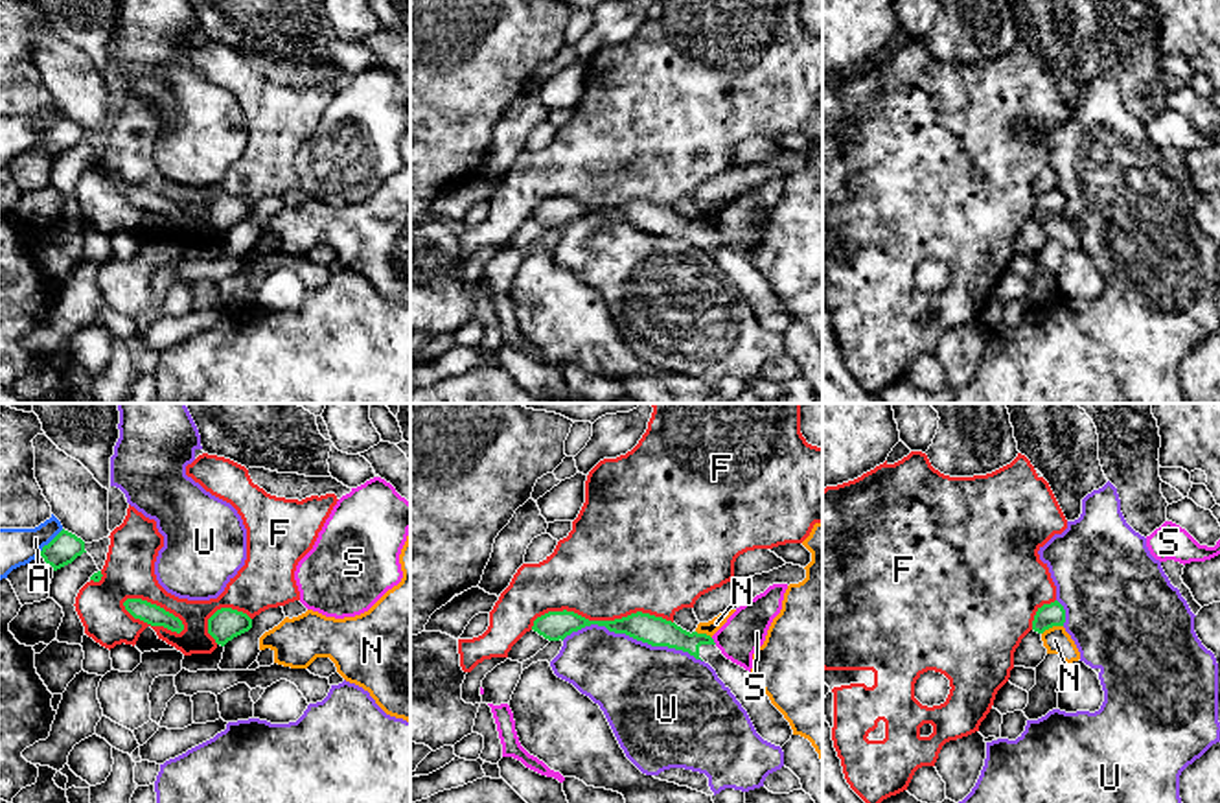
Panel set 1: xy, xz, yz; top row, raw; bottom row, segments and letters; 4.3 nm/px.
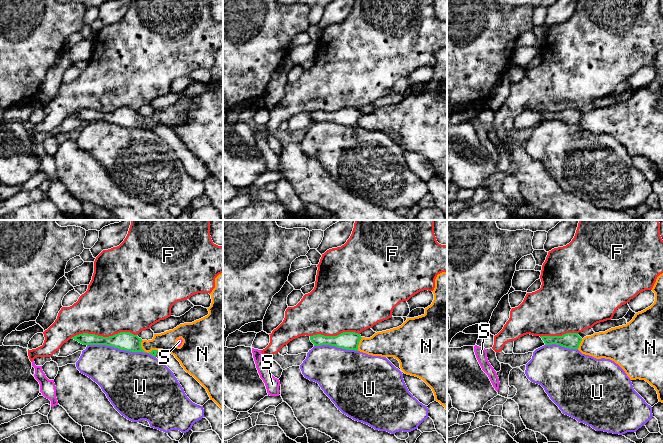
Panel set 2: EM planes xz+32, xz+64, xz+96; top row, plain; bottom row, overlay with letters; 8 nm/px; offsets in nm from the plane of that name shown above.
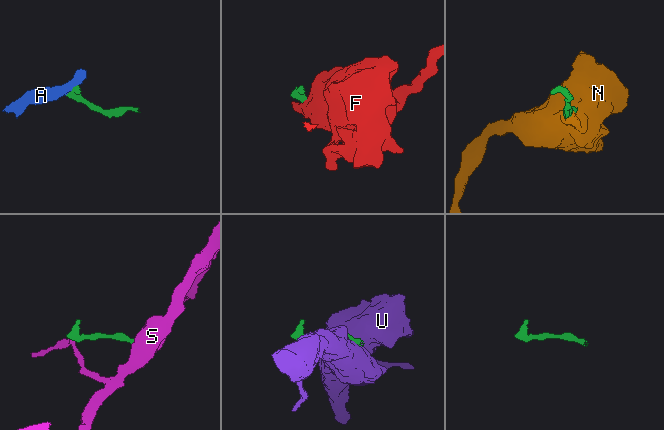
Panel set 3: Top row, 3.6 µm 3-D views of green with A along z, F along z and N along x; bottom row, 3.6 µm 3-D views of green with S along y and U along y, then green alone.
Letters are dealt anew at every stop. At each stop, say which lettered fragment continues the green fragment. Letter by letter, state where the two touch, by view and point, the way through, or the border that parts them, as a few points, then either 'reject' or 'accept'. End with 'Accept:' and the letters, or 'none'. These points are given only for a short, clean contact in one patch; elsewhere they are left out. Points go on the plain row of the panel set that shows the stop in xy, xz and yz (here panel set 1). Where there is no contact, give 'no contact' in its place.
A: contact xy (52, 128); border xy (63, 116), (39, 140); reject
F: contact xz (598, 209); reject
N: contact yz (1051, 214); border yz (1062, 212), (1053, 212), (1042, 221); reject
S: contact xz (713, 229); border xz (711, 225), (716, 231); reject
U: contact xz (632, 223); reject
Accept: none

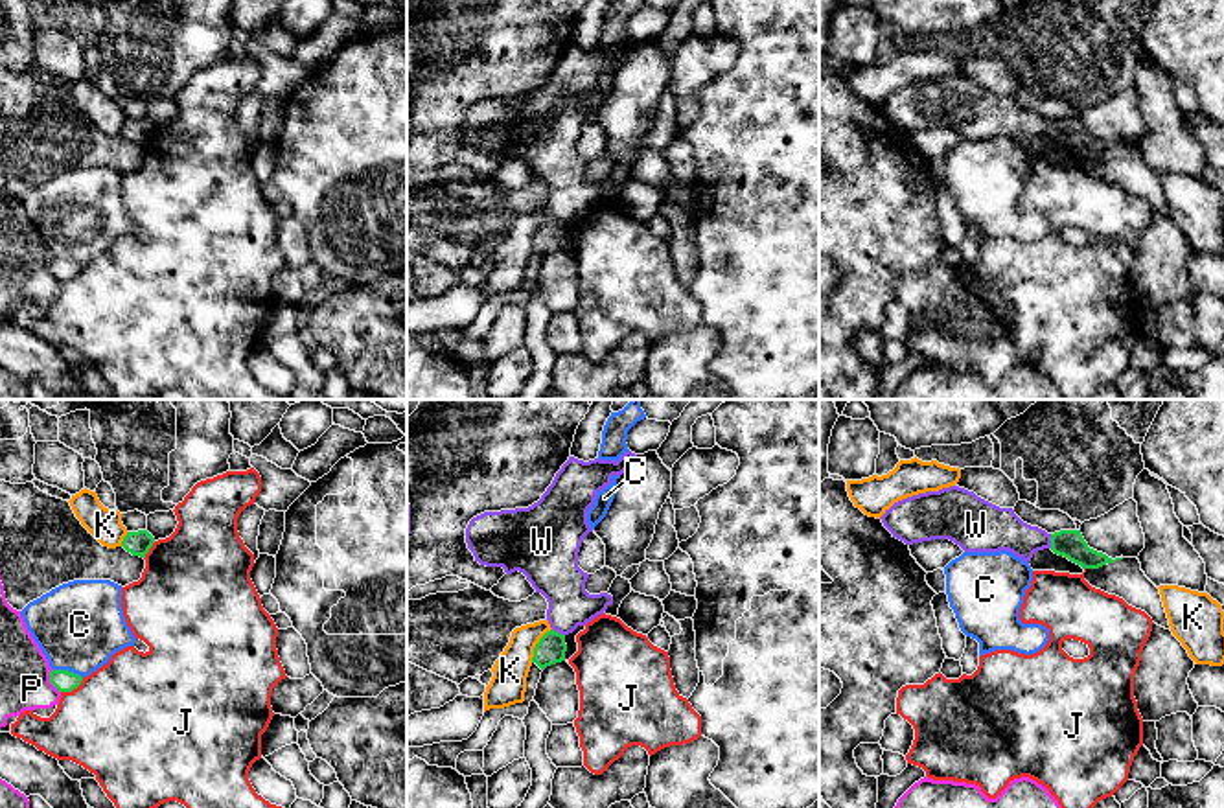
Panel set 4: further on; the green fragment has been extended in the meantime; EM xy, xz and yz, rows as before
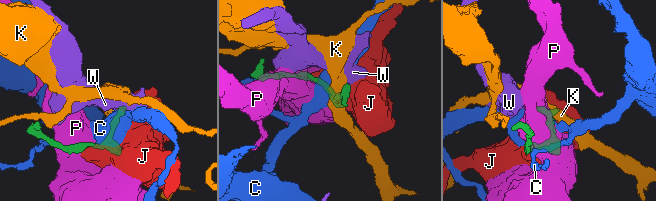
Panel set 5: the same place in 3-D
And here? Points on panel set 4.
C: contact xy (67, 258); reject
J: contact xy (72, 277); reject
K: contact xz (536, 232); border xz (551, 216), (536, 232), (531, 249); reject
P: contact xy (50, 269); reject
W: contact yz (1051, 129); border yz (1050, 122), (1051, 135); reject
Accept: none

